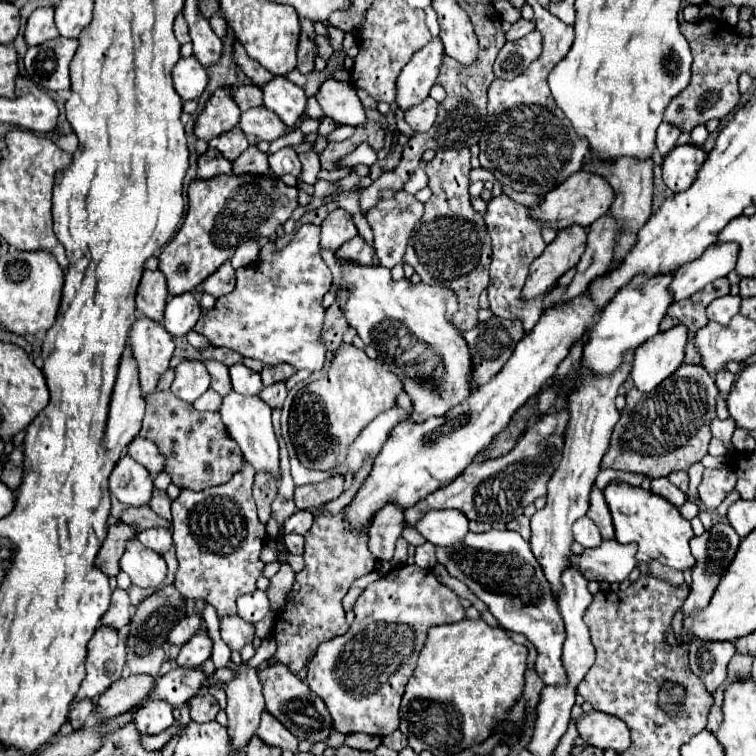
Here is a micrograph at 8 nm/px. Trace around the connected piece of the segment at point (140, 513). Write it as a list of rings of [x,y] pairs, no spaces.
[[[140,506],[140,508],[128,508],[128,510],[124,510],[120,514],[120,522],[126,522],[126,524],[134,526],[138,532],[146,530],[146,528],[158,528],[158,526],[168,528],[170,526],[150,506]]]

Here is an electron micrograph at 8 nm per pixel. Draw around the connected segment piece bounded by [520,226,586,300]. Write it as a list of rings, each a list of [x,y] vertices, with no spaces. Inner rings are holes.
[[[570,226],[570,230],[562,230],[562,234],[558,234],[556,240],[546,246],[542,256],[532,262],[520,298],[534,300],[548,294],[556,286],[558,278],[578,264],[584,246],[586,230],[582,230],[582,226]]]

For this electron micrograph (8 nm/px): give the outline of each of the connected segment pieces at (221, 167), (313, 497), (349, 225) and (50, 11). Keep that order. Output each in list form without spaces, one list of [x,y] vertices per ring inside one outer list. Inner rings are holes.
[[[210,146],[198,158],[198,178],[200,180],[210,180],[220,174],[230,174],[230,170],[232,170],[232,162],[226,162],[226,158],[222,158],[222,154],[214,150],[214,146]]]
[[[326,482],[322,484],[306,484],[296,488],[294,492],[294,502],[298,510],[314,510],[320,508],[330,500],[330,488],[326,488]]]
[[[336,208],[322,222],[320,246],[322,248],[330,248],[330,250],[336,252],[344,242],[354,238],[354,234],[358,234],[358,230],[356,230],[356,226],[352,222],[352,216],[346,210]]]
[[[36,8],[28,18],[28,26],[24,28],[26,44],[38,46],[56,36],[58,36],[58,30],[54,26],[54,8]]]

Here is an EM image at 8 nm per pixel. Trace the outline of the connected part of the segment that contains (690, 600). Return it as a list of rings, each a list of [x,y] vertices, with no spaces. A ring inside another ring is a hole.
[[[716,522],[712,526],[712,530],[706,530],[702,536],[694,536],[690,540],[690,548],[692,548],[692,554],[696,558],[696,566],[692,570],[692,580],[694,580],[692,592],[686,598],[686,602],[684,602],[684,608],[686,610],[694,610],[694,608],[708,606],[708,602],[710,602],[710,598],[714,594],[714,588],[720,582],[722,572],[726,572],[726,566],[732,562],[738,546],[740,546],[740,536],[726,522]]]

